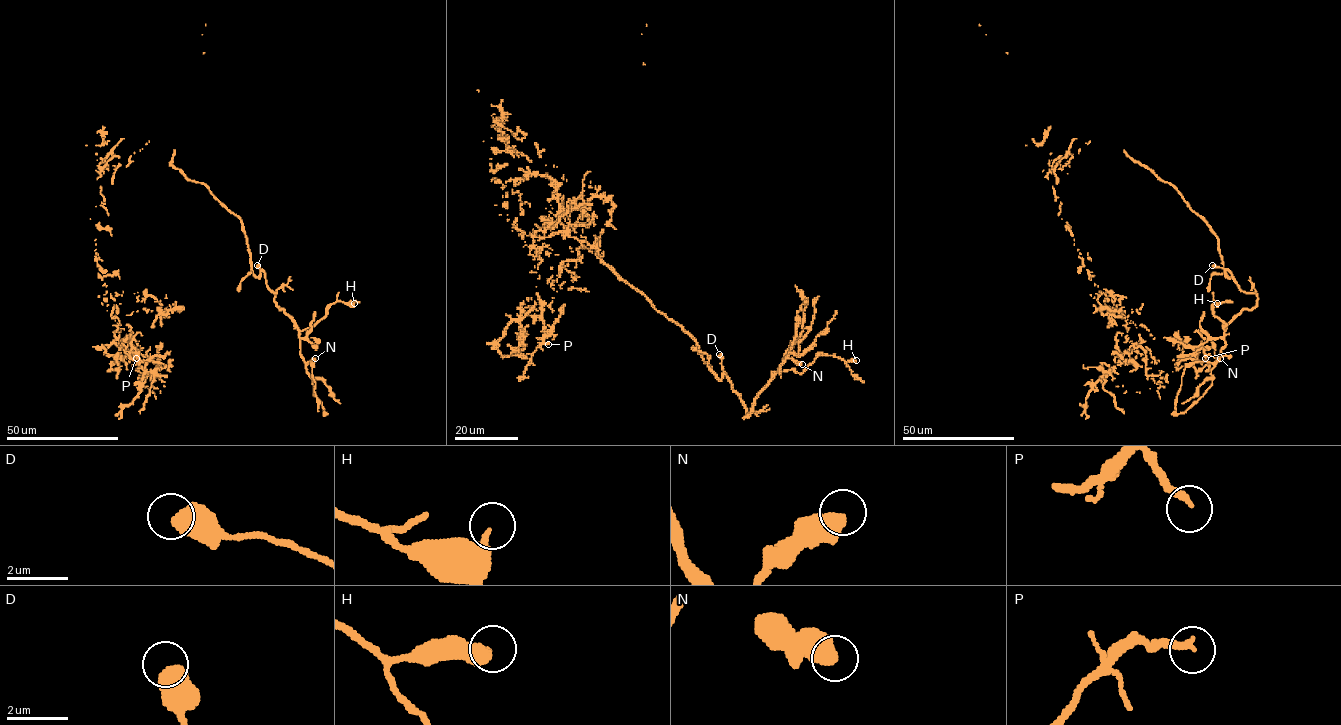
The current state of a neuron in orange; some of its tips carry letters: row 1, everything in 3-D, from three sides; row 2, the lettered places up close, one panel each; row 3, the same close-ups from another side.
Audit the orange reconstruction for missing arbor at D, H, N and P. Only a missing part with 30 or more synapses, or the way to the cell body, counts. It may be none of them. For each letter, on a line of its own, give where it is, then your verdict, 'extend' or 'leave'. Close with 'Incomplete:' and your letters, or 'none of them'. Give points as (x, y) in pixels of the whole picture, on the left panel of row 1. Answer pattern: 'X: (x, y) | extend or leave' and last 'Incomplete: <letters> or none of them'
D: (257, 265) | leave
H: (354, 303) | leave
N: (315, 358) | leave
P: (136, 358) | leave
Incomplete: none of them

